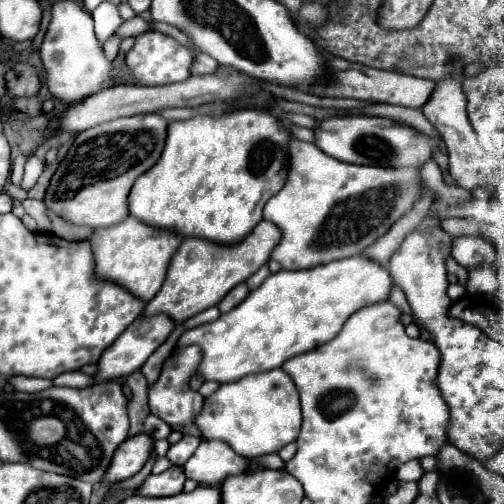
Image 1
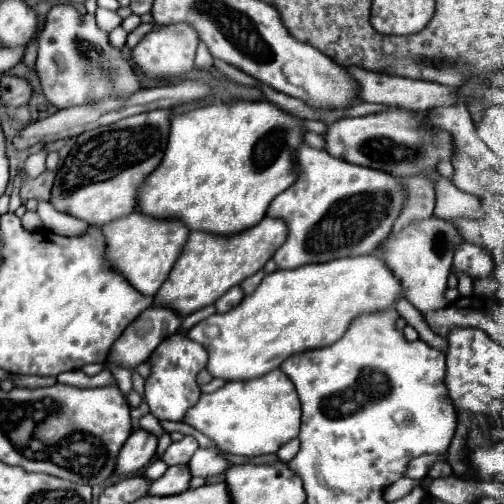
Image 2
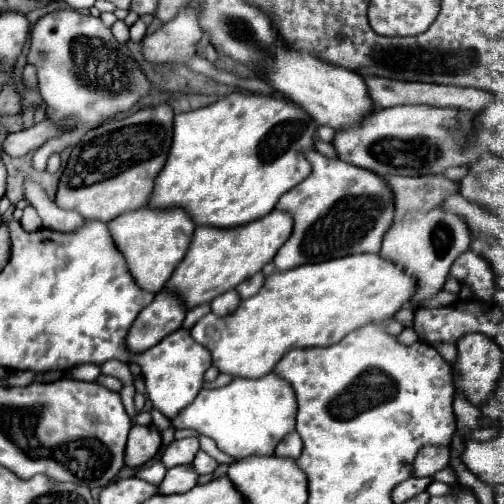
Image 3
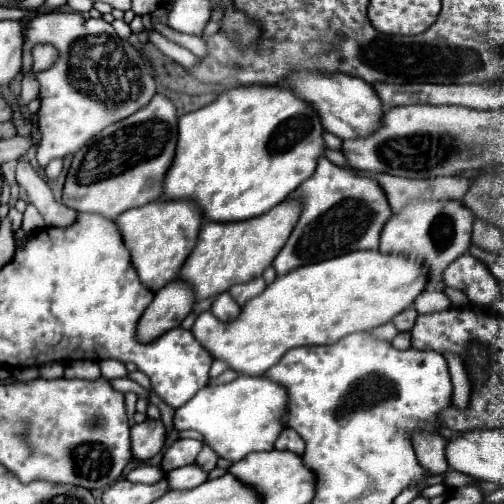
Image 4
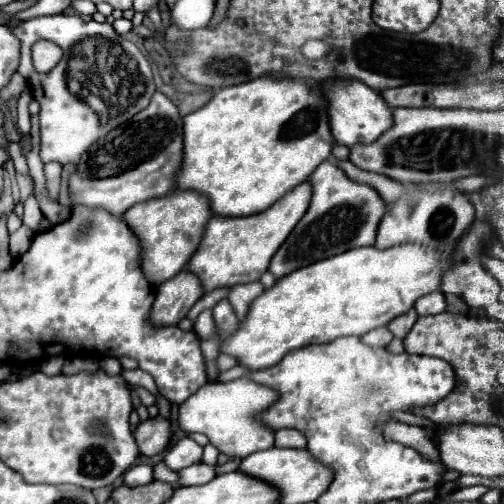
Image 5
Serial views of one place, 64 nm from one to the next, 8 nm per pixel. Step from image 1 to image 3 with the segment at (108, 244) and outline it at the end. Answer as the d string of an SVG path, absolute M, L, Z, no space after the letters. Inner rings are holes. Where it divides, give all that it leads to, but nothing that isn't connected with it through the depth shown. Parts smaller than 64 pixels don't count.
M148 206L120 214L108 226L114 236L114 242L118 244L118 250L126 256L128 268L136 278L138 286L154 294L166 286L174 268L186 256L186 250L192 242L192 234L196 228L194 220L184 208L162 210L162 208L148 208Z

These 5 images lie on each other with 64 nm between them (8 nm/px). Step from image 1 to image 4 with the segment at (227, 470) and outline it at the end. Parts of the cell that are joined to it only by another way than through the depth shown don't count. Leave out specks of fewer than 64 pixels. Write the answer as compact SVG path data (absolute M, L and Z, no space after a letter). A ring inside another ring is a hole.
M204 444L204 448L202 448L202 452L198 454L198 458L196 458L196 464L200 466L200 468L208 468L208 472L216 466L216 452L212 450L212 448L208 448L208 444Z

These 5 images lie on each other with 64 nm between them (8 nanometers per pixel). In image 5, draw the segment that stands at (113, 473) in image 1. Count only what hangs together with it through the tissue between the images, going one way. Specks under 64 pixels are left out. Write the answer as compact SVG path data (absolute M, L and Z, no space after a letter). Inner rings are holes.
M164 416L150 418L136 428L134 438L144 456L154 456L168 446L168 442L172 438L172 424Z

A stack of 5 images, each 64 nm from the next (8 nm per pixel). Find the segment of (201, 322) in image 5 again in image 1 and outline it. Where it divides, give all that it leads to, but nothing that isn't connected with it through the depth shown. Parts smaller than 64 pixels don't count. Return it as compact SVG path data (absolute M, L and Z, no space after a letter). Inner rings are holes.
M366 256L342 258L342 260L334 260L334 262L314 266L308 270L280 270L276 274L270 274L260 284L260 288L252 290L240 306L232 308L226 314L220 314L220 318L216 318L214 322L186 330L180 336L178 346L196 344L202 348L204 358L200 362L198 372L206 380L216 380L220 384L236 382L250 374L280 368L288 358L292 358L296 354L310 352L310 350L330 342L334 336L338 336L344 322L354 312L358 312L360 308L364 308L368 304L378 304L382 300L388 300L392 286L394 286L394 282L390 278L390 272L384 266L380 266L376 260L370 260Z

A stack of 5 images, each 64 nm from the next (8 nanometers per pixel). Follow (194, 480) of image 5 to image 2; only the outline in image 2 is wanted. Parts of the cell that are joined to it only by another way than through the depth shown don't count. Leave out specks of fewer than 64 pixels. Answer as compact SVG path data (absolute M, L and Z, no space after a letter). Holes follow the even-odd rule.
M170 466L162 478L150 484L150 494L156 496L170 496L170 494L180 494L190 488L190 468L188 466Z

